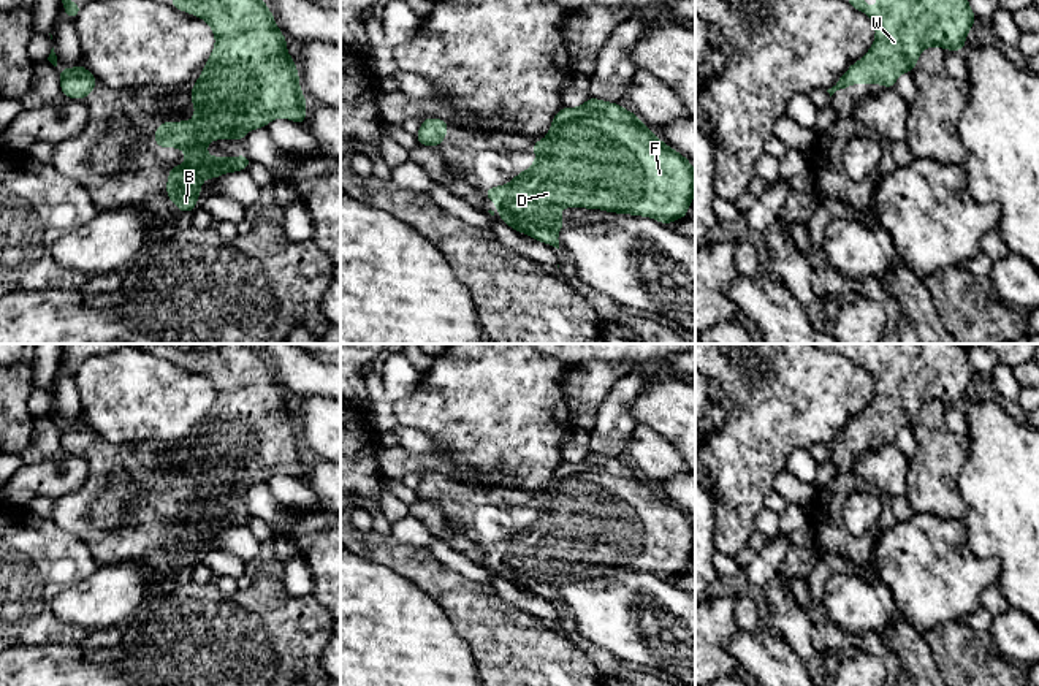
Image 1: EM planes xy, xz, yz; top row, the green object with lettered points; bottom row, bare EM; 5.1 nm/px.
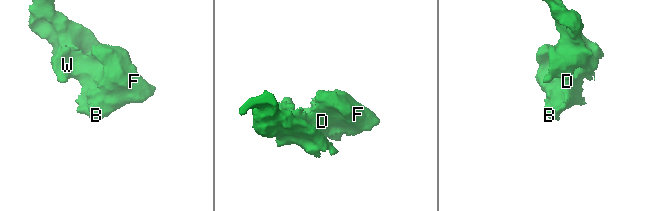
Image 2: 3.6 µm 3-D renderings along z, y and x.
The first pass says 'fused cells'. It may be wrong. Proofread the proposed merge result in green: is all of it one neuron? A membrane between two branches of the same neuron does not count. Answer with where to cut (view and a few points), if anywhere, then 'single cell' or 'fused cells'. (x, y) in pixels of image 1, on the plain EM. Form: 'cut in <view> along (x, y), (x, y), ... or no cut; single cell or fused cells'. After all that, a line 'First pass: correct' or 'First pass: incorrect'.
no cut; single cell
First pass: incorrect

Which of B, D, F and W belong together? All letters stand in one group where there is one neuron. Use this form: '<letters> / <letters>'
B D F W

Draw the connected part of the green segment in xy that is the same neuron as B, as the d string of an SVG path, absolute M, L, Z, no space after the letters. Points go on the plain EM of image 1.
M196 344L190 350L173 349L169 358L176 364L201 372L215 391L214 406L188 453L195 459L195 474L160 477L154 491L158 502L177 502L185 509L185 516L171 521L168 528L166 551L177 566L192 567L196 564L196 553L201 551L204 534L245 526L252 518L247 509L238 512L209 510L206 501L211 496L236 494L241 497L249 486L266 483L279 472L304 480L307 453L301 447L296 415L287 406L285 390L257 347L252 344Z

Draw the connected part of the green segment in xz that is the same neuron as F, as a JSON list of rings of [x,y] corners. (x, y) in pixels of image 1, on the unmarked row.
[[[589,452],[578,463],[562,461],[545,494],[537,494],[531,504],[537,509],[531,523],[483,548],[497,561],[505,580],[556,604],[564,581],[562,562],[603,564],[668,580],[687,570],[695,550],[691,516],[619,458]]]

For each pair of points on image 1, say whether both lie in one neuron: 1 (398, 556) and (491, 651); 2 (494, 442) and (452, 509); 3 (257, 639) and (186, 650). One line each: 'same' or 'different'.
1: same
2: different
3: same

